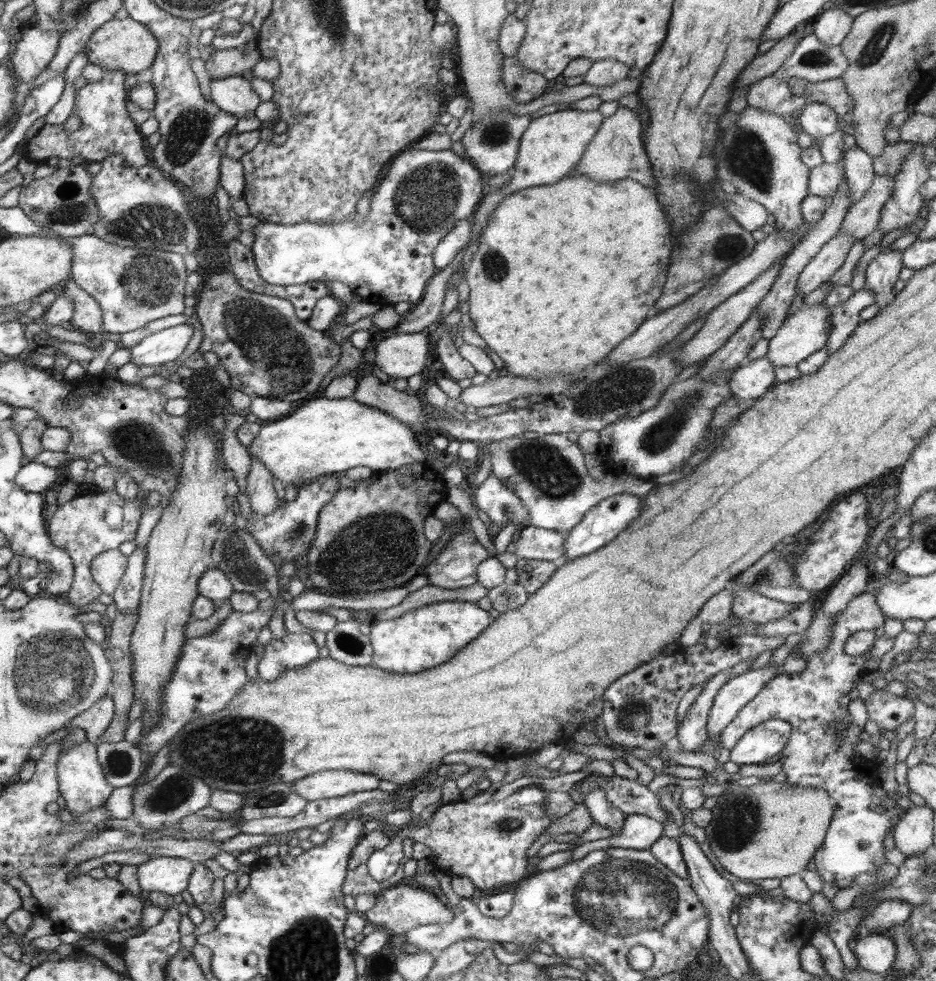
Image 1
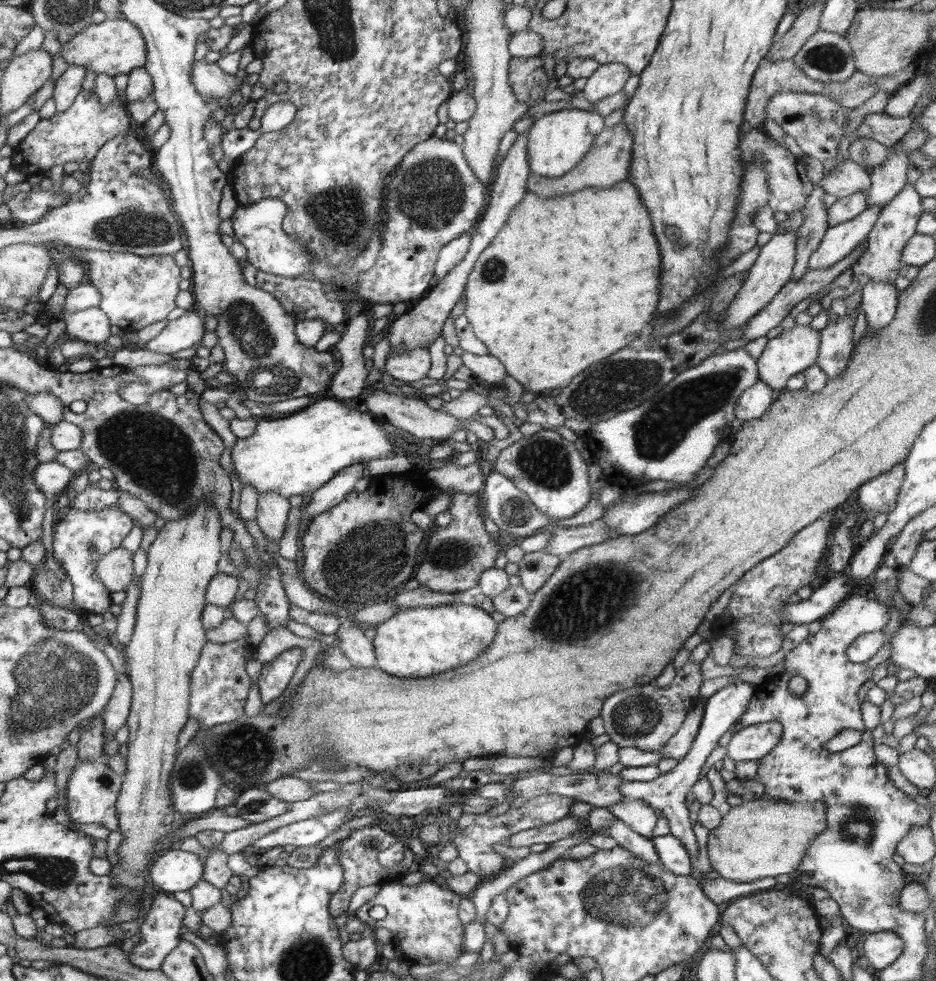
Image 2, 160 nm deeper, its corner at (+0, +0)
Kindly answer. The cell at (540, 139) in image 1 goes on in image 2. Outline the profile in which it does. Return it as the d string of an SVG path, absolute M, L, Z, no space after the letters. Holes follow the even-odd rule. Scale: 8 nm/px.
M561 109L546 113L528 130L527 153L531 172L548 178L566 174L584 158L604 129L604 117L594 111Z

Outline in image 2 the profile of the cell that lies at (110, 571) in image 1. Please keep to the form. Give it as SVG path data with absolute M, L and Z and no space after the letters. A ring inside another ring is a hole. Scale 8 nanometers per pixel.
M124 547L111 550L99 560L98 575L111 592L126 590L134 579L134 553Z

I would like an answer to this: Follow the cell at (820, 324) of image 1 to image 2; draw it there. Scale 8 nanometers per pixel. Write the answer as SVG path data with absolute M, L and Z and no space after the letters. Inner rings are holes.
M797 324L792 329L783 330L776 337L768 339L764 351L757 360L759 380L768 384L776 392L784 392L787 388L788 379L806 371L808 367L816 363L820 337L820 330L816 330L810 325Z

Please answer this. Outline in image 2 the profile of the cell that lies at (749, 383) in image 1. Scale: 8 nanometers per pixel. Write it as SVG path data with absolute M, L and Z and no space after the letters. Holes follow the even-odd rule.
M758 380L738 397L736 408L734 408L735 417L741 423L760 418L780 395L781 393L774 391L768 384Z

